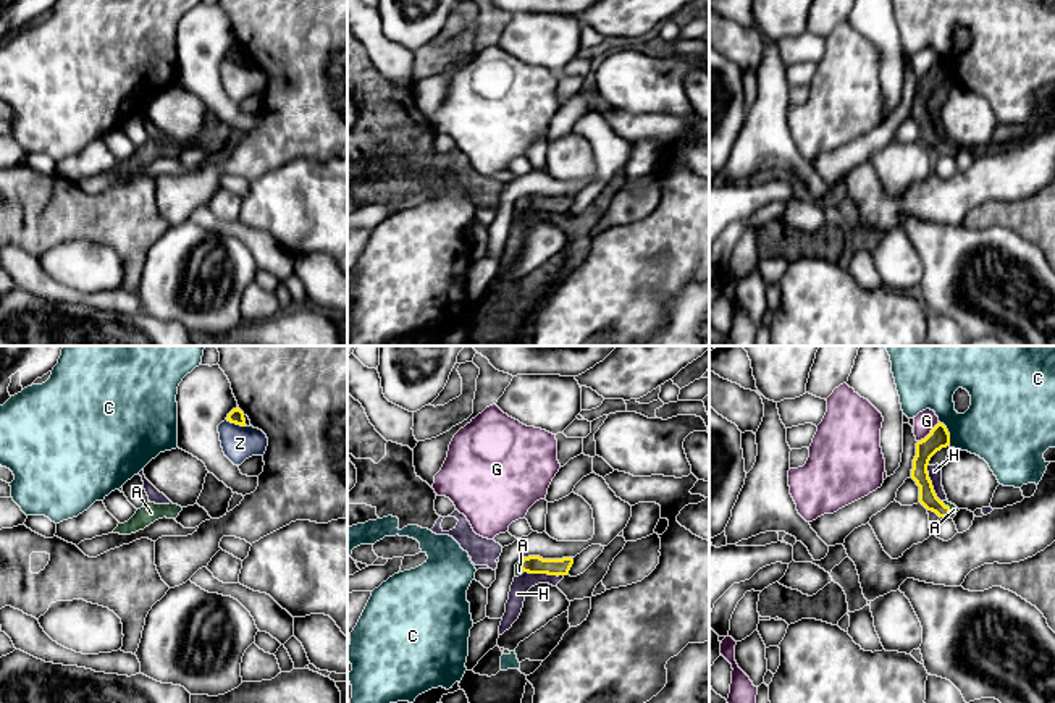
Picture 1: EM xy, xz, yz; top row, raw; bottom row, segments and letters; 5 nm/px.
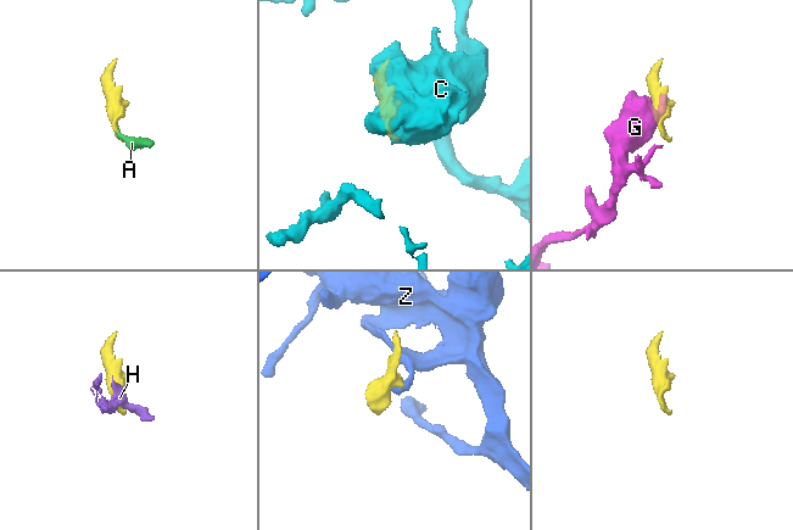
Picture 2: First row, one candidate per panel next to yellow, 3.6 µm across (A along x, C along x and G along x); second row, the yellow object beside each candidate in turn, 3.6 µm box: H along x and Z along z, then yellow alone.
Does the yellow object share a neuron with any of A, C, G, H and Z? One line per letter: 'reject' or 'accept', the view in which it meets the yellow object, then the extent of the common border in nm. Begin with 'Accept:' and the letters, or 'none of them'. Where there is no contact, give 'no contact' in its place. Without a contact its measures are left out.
Accept: A
A: accept; meets yellow in yz; contact 90 nm long
C: reject; meets yellow in yz; contact 140 nm long
G: reject; meets yellow in yz; contact 150 nm long
H: reject; meets yellow in yz; contact 200 nm long
Z: reject; meets yellow in xy; contact 110 nm long

